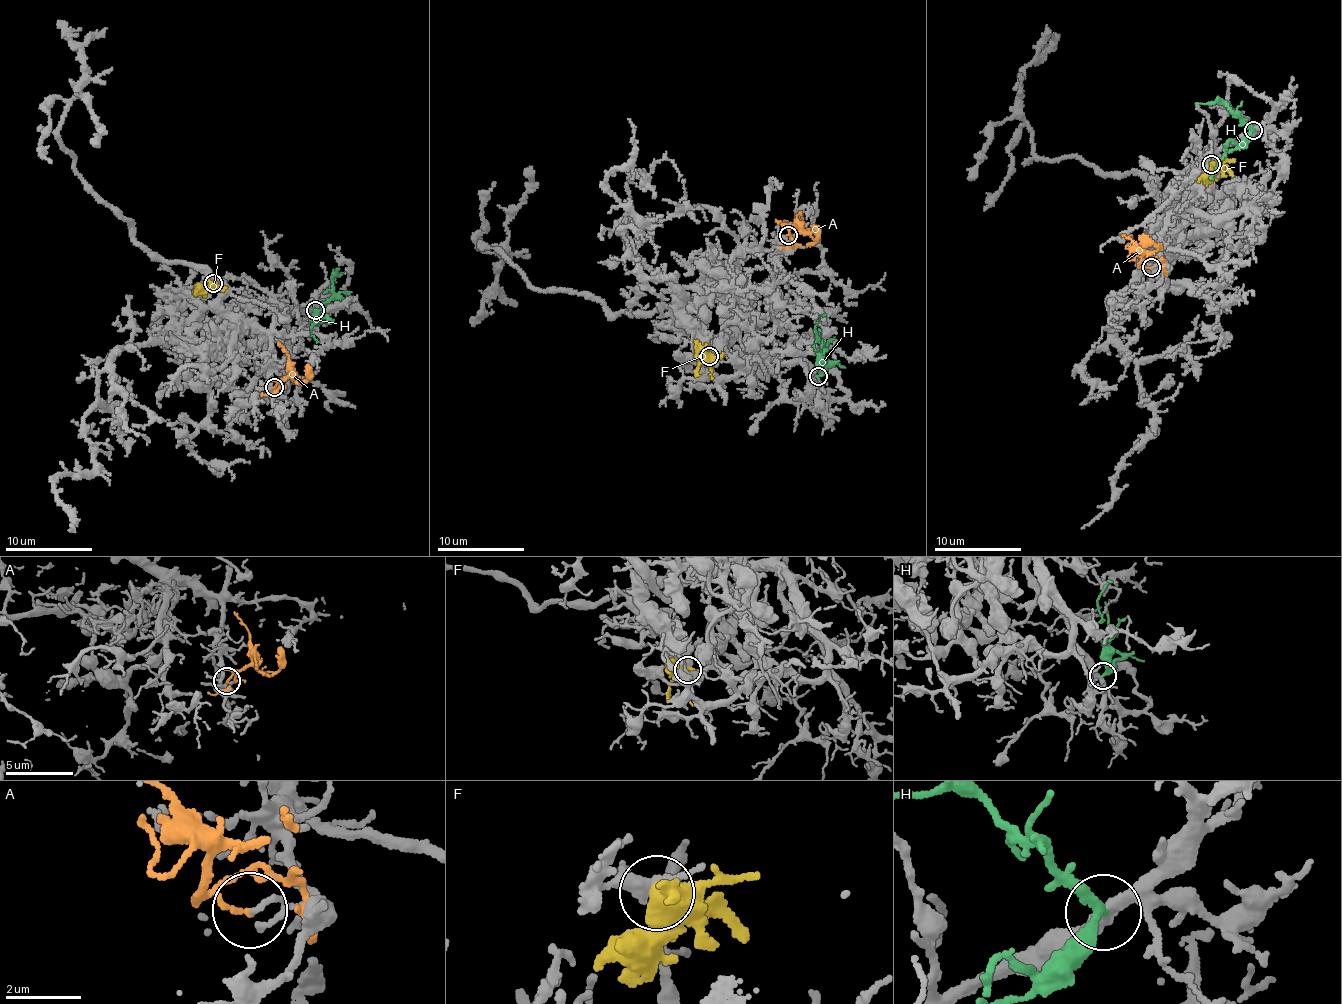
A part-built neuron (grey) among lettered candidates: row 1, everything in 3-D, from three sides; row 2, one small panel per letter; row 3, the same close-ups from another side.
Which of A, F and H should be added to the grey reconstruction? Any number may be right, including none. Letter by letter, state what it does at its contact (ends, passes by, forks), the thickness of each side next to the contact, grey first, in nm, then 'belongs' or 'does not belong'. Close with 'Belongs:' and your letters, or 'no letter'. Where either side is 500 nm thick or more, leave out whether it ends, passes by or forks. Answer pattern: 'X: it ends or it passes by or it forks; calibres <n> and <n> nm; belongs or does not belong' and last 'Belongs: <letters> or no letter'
A: it ends; calibres 120 and 140 nm; does not belong
F: it forks; calibres 260 and 480 nm; does not belong
H: it passes by; calibres 280 and 200 nm; does not belong
Belongs: no letter

